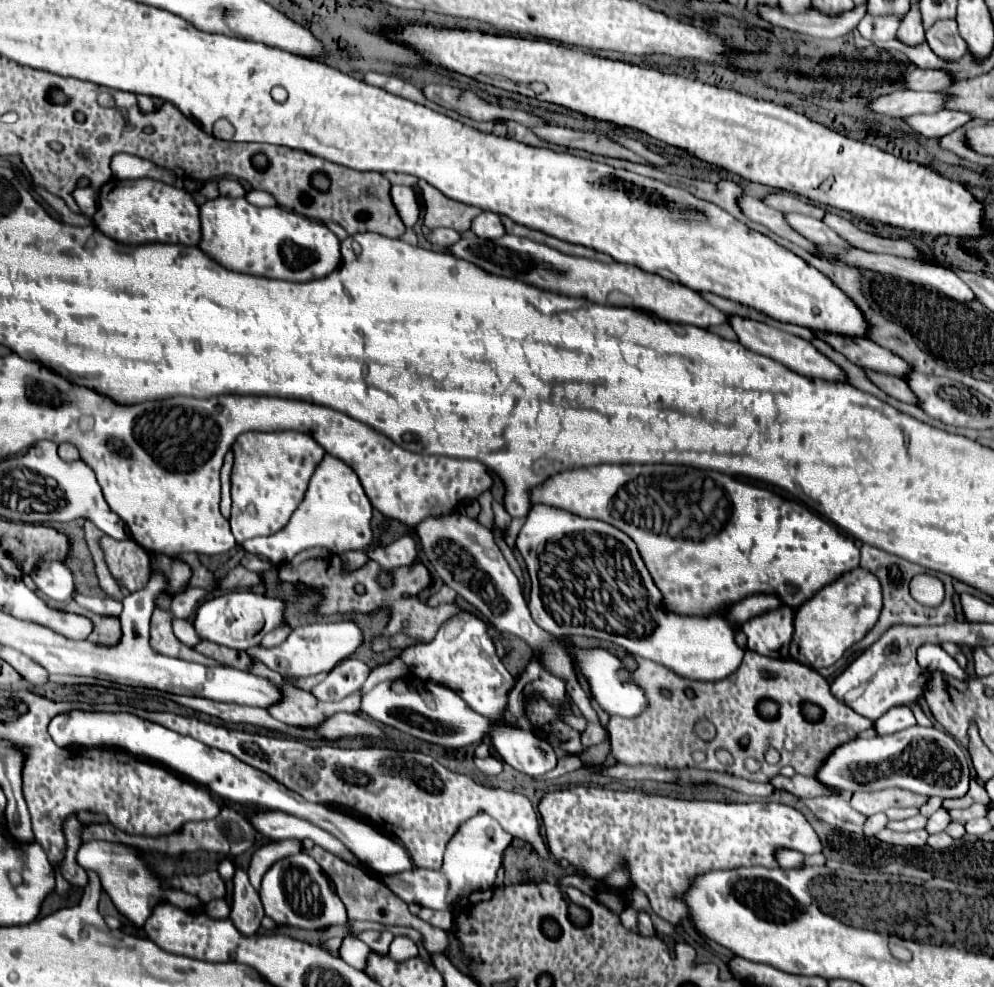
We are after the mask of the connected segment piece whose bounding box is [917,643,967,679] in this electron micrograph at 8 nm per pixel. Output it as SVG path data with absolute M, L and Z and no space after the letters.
M921 645L917 649L917 661L923 669L935 669L935 671L941 671L941 673L947 673L947 675L953 675L957 679L967 679L967 673L957 665L957 661L947 655L939 645Z

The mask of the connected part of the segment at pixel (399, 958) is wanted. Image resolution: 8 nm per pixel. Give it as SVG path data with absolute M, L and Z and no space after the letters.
M399 935L399 937L393 939L391 949L389 949L389 955L391 955L393 961L403 963L403 961L407 961L407 959L411 959L411 957L417 955L417 945L409 937Z

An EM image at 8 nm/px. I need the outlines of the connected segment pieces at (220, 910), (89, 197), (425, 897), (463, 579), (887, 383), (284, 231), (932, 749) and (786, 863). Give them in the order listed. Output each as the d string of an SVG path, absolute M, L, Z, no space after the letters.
M225 898L215 899L206 905L204 910L211 918L224 919L230 914L230 905Z
M91 187L75 189L73 197L75 197L77 205L81 207L81 213L85 213L89 217L95 213L95 209L97 209L97 191L95 189L91 189Z
M485 813L471 817L467 823L461 825L457 835L449 841L441 869L437 871L411 869L411 871L395 875L395 881L403 879L401 899L405 903L417 903L421 907L443 910L451 909L459 901L459 897L471 895L473 891L491 889L495 885L495 877L501 867L503 851L511 843L511 839L513 837L507 831L503 831L501 825L493 817Z
M449 515L449 517L437 517L437 519L429 517L423 523L419 523L417 537L421 539L421 545L423 545L423 551L429 559L429 563L435 567L435 571L445 581L445 585L449 585L463 599L467 599L479 611L479 615L485 621L489 621L497 631L517 635L517 637L525 639L533 651L541 651L543 653L541 659L547 665L547 669L551 673L567 679L567 693L573 699L573 703L581 709L581 713L587 721L587 729L581 734L583 745L589 747L609 739L607 729L601 725L597 711L591 707L587 693L581 689L581 685L571 669L569 655L557 645L557 641L553 641L549 637L549 633L545 633L531 619L519 579L515 577L515 573L507 565L505 557L501 555L499 547L495 545L493 533L487 527L483 527L481 523L477 523L475 519L469 519L467 515Z
M863 369L867 379L877 385L879 389L883 389L887 395L903 401L903 403L911 403L911 405L917 405L917 397L911 393L911 389L907 387L907 383L899 377L891 377L887 373L875 373L871 369Z
M217 197L217 199L203 203L201 205L201 229L203 229L203 237L201 237L199 247L223 267L239 271L239 273L251 273L251 275L271 277L271 279L303 283L303 281L329 275L341 263L341 251L339 251L341 241L323 223L291 213L283 207L265 207L265 209L255 207L247 203L245 197L239 197L239 199Z
M909 727L893 735L851 739L827 757L815 775L825 787L843 791L875 791L901 787L927 797L963 797L969 789L969 763L963 749L949 733L935 727Z
M789 849L777 851L777 859L779 859L779 867L783 869L793 869L793 867L803 865L803 855L797 851L789 851Z

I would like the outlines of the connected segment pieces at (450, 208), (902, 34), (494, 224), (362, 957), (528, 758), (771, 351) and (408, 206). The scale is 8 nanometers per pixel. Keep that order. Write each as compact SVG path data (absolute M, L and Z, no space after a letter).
M417 181L425 205L423 227L449 227L455 231L469 229L469 205L445 197L441 191L431 187L427 181Z
M917 5L901 21L901 27L897 31L897 39L901 43L907 43L907 45L919 45L925 41L925 31L921 27L921 15L919 15Z
M483 211L479 217L475 217L471 231L483 239L495 239L495 237L503 237L507 233L499 215L491 213L491 211Z
M349 935L343 939L343 945L341 945L341 959L345 963L349 963L351 967L359 969L359 971L365 971L365 965L367 965L367 957L369 957L371 949L361 943L357 937Z
M497 723L491 725L491 741L507 765L529 777L539 777L557 765L553 747L529 731Z
M729 315L731 321L729 325L733 327L733 331L737 333L737 339L741 345L745 345L747 349L759 353L759 355L767 355L779 363L783 363L785 367L805 375L805 377L819 377L819 379L825 379L825 381L845 381L845 373L833 363L829 361L823 353L819 353L809 341L801 339L801 337L795 337L791 333L785 333L777 327L771 327L767 323L759 323L759 321L751 321L747 317L739 317L739 315Z
M393 185L391 187L391 197L393 197L393 205L395 205L401 221L407 227L413 227L419 221L419 203L417 203L415 191L411 187Z

